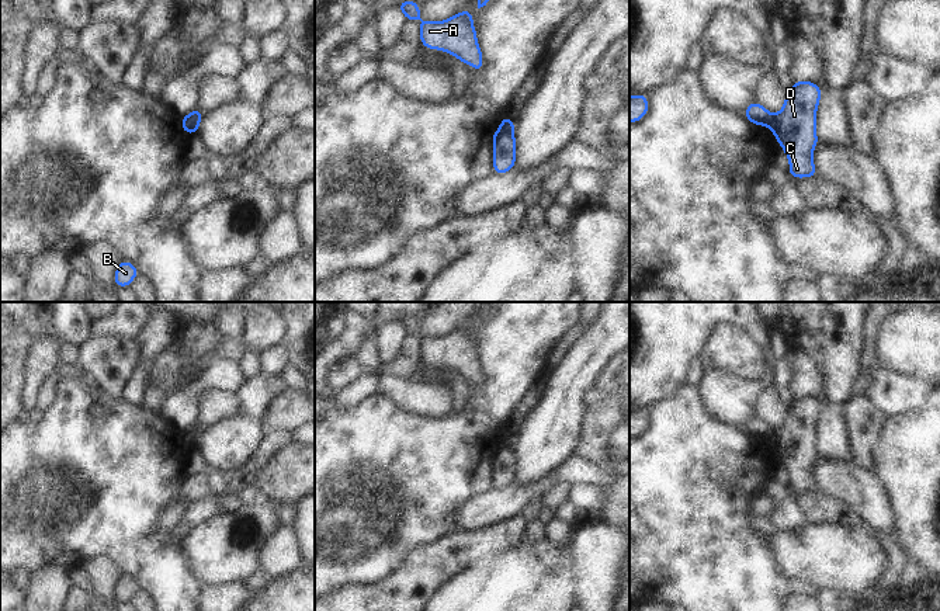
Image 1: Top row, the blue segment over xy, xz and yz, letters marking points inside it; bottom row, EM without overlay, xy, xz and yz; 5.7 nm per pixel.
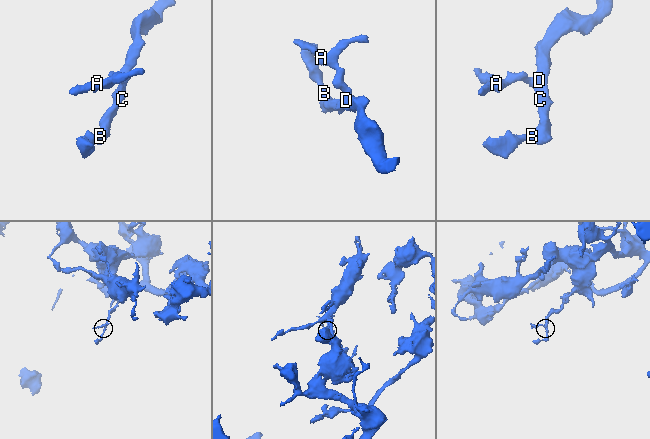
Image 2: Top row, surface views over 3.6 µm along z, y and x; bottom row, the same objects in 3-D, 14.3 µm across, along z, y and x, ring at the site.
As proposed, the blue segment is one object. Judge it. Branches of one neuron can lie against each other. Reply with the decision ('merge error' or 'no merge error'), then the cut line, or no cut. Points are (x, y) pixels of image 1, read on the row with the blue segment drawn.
merge error; cut in xz along (499, 129), (512, 134)

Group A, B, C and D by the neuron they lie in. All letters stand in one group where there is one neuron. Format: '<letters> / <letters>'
A / B C D

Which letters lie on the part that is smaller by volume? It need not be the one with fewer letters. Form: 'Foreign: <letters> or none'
Foreign: A

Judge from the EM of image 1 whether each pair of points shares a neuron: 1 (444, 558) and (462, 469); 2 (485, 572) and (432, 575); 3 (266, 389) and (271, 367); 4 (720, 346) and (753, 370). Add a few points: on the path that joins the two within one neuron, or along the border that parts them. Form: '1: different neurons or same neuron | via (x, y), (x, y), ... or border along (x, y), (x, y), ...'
1: different neurons | border along (453, 530), (433, 541), (419, 544)
2: different neurons | border along (485, 558), (458, 570), (432, 596)
3: different neurons | border along (260, 371), (269, 375), (278, 375)
4: same neuron | via (728, 349), (732, 349), (745, 361)

